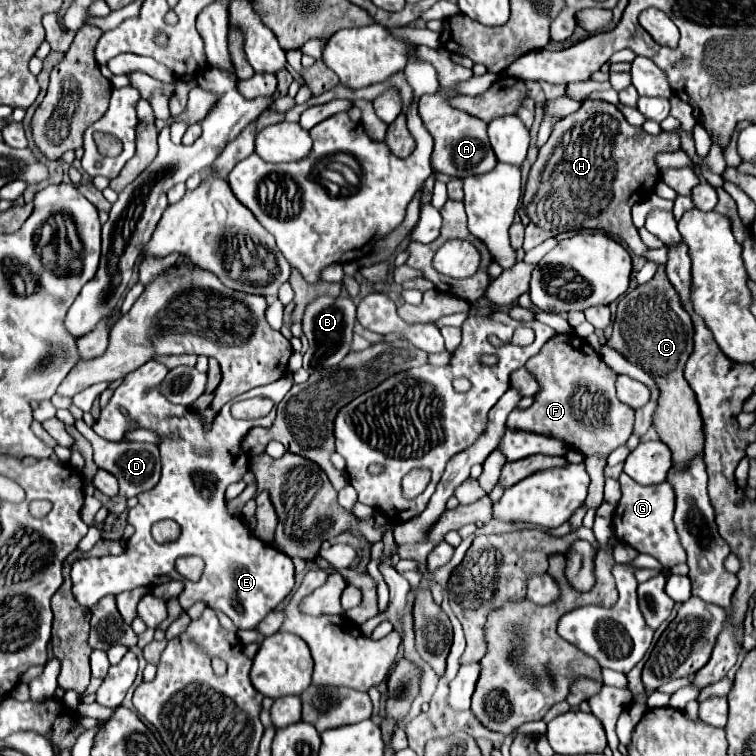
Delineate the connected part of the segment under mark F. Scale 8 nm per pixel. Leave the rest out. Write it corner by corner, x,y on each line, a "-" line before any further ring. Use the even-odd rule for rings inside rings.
555,335
549,339
537,355
533,355
525,367
537,377
541,391
535,395
535,401
529,409
513,409
507,417
507,427
511,429
523,429
533,431
541,435
553,435
557,439
565,439
569,445
573,445
577,451
581,451
585,457
589,455
609,455
619,445
627,443
631,431
633,431
633,409
621,403
615,395
615,371
603,363
603,359
591,349
591,345
577,337
577,335

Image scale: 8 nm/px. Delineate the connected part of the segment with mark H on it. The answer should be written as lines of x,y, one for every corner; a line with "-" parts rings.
583,101
579,111
567,115
553,127
549,141
539,149
537,161
529,171
529,179
519,207
519,217
525,227
523,249
529,251
545,239
555,237
563,231
601,229
613,235
617,233
629,245
629,249
633,249
637,255
643,255
647,247
643,245
637,229
631,223
631,207
653,195
661,173
655,157
659,153
671,153
679,149
681,145
677,133
663,131
659,135
649,135
641,127
631,127
615,105
605,101

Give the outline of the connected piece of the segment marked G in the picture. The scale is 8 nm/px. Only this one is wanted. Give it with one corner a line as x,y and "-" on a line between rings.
621,473
621,501
613,515
613,531
619,541
631,545
639,553
647,553
655,557
663,567
673,567
677,563
687,561
687,553
683,551
683,545
679,543
679,535
673,525
673,511
675,511
675,491
669,481
661,485
639,485
629,475

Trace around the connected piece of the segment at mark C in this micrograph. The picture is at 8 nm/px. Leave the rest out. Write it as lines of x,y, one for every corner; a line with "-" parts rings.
657,265
657,273
649,283
633,289
631,293
625,293
619,299
617,317
613,323
613,335
605,343
607,347
621,353
629,363
637,361
637,365
643,371
647,371
659,385
661,395
657,401
653,425
659,433
659,439
667,443
667,447
673,453
675,471
685,469
691,463
691,459
701,455
705,443
699,405
695,393
691,391
689,383
683,377
683,367
693,351
693,335
695,335
695,327
691,315
683,309
679,293
667,279
665,267

